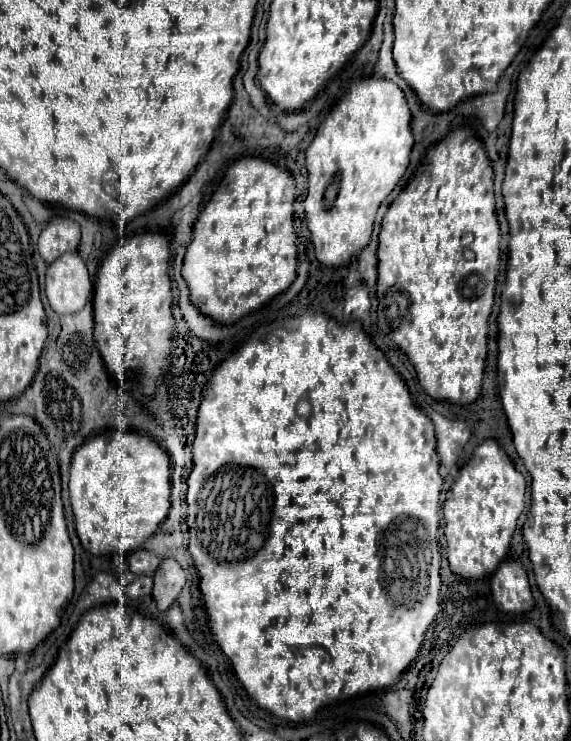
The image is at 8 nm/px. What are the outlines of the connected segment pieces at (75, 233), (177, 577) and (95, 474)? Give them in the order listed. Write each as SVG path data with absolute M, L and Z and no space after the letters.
M57 216L39 236L39 254L47 264L51 264L65 252L77 252L79 238L79 224L71 218Z
M165 558L161 562L161 568L153 576L153 600L157 604L159 612L165 612L181 594L181 588L185 584L185 572L173 558Z
M105 430L89 438L73 454L73 460L71 460L71 480L69 480L71 508L73 508L73 514L75 514L75 530L77 530L77 536L79 536L81 544L83 544L83 548L89 550L91 554L99 556L112 555L114 552L115 554L127 554L135 550L135 548L143 546L155 532L159 532L161 522L167 518L167 512L171 508L169 494L171 494L171 462L169 462L169 456L161 450L159 444L153 444L153 440L149 440L149 436L141 436L141 432L117 431L117 433L114 433L112 430Z

